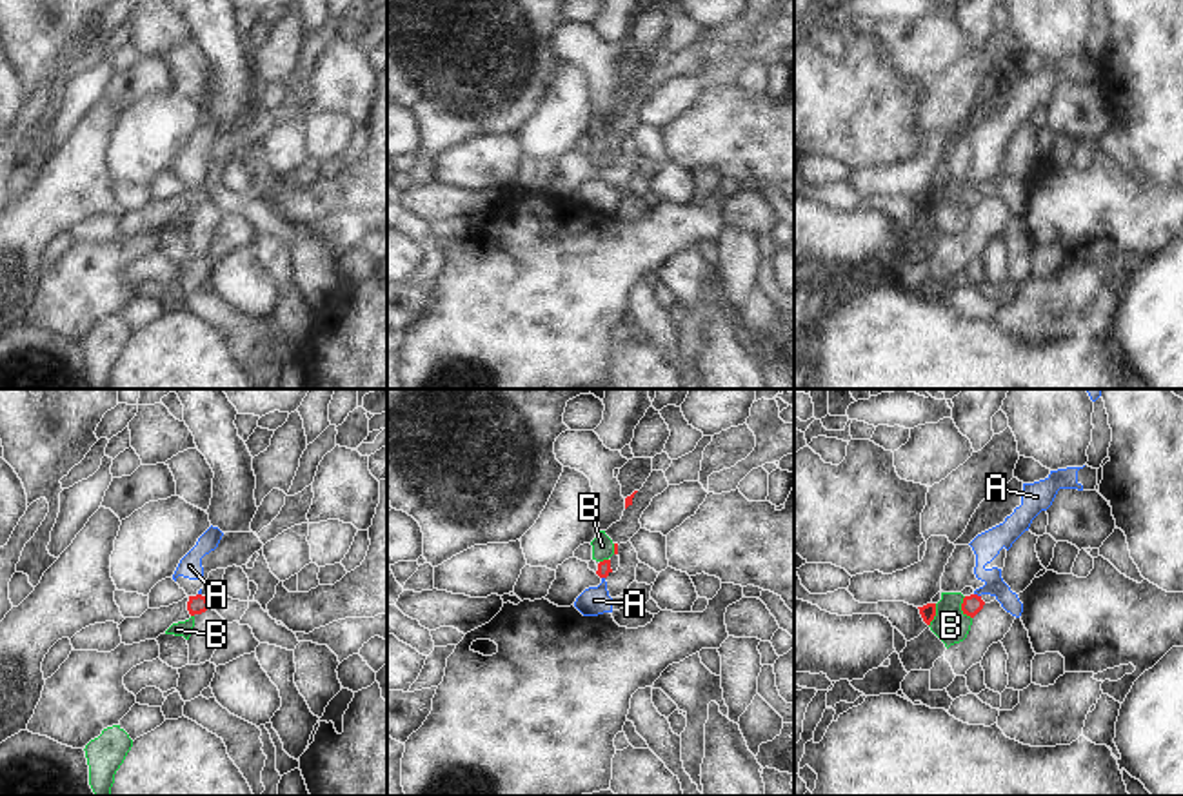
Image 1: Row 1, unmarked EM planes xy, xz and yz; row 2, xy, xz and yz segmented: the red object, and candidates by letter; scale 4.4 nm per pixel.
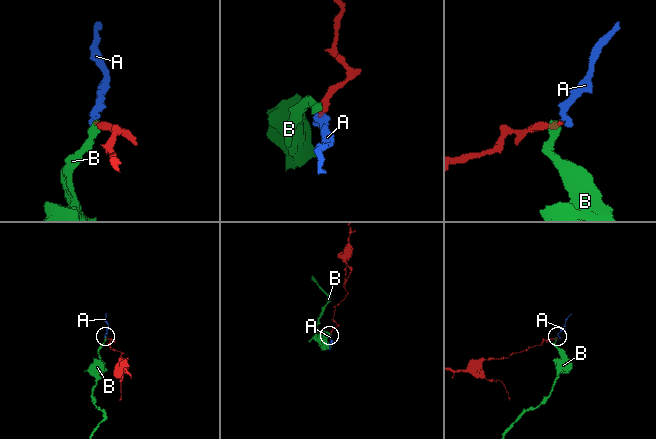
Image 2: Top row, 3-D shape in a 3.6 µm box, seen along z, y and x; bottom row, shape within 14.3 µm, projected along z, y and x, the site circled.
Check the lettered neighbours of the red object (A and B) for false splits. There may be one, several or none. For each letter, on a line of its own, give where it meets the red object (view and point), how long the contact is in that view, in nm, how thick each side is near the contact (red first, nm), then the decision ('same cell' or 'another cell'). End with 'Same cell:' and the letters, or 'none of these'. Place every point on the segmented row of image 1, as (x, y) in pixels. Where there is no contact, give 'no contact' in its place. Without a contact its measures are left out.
A: contact yz (976, 595); length 40 nm; calibres 90 and 120 nm; another cell
B: contact yz (962, 607); length 110 nm; calibres 90 and 160 nm; another cell
Same cell: none of these

